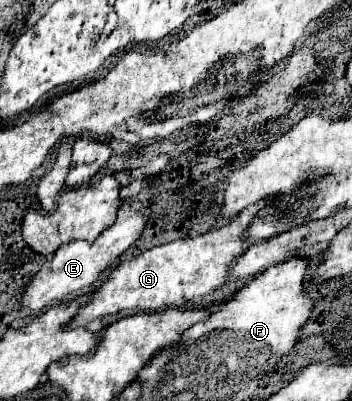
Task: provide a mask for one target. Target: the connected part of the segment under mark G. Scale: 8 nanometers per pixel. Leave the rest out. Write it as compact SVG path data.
M247 207L215 231L157 245L137 259L121 263L95 293L95 297L71 321L71 327L87 325L93 319L107 317L123 309L141 309L149 313L163 307L183 307L197 297L205 297L215 289L221 289L223 283L229 279L231 263L235 263L235 259L239 259L239 255L243 255L243 251L247 251L249 247L247 231L251 229L251 223L253 207Z

